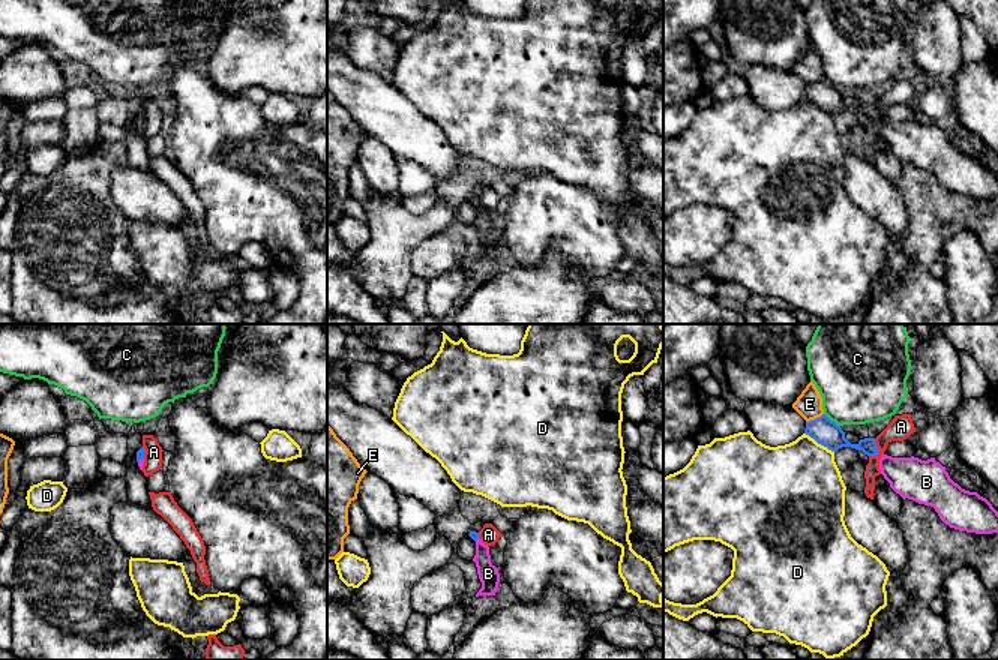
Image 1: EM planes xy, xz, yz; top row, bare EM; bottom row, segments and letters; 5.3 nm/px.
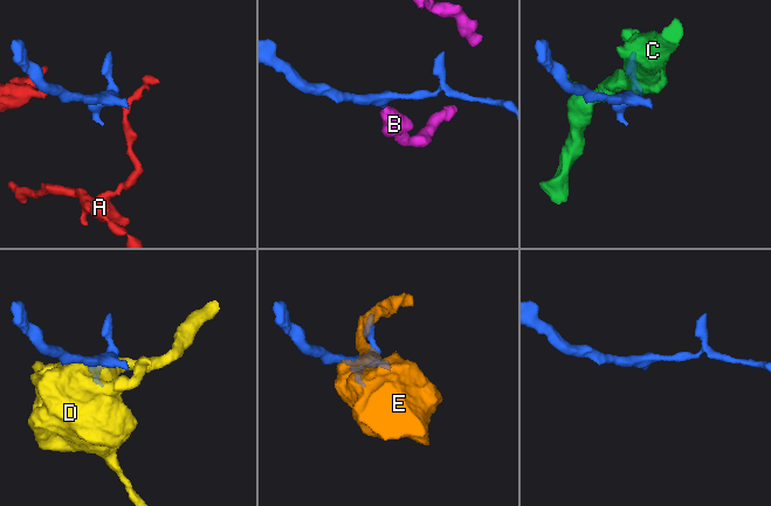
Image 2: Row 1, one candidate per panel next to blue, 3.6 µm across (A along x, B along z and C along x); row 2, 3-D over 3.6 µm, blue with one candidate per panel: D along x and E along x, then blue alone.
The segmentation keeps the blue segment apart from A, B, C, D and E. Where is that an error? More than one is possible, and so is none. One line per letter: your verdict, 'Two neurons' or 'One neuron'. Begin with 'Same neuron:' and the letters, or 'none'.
Same neuron: B
A: Two neurons
B: One neuron
C: Two neurons
D: Two neurons
E: Two neurons

